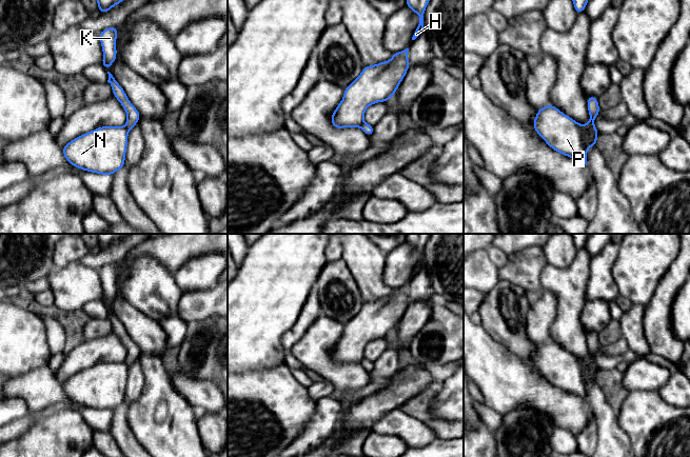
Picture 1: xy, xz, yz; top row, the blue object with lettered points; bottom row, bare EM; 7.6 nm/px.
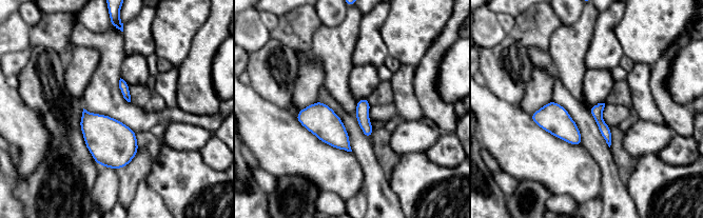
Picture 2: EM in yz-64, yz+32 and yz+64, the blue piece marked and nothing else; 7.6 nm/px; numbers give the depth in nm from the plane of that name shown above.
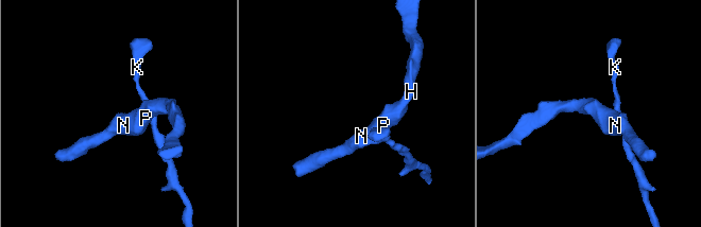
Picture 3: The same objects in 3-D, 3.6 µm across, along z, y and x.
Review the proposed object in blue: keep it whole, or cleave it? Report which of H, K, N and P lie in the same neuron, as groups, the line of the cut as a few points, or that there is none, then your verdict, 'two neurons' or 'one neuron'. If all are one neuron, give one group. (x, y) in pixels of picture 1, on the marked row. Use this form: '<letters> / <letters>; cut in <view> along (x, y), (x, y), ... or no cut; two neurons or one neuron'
H N P / K; cut in yz along (585, 124), (596, 137); two neurons

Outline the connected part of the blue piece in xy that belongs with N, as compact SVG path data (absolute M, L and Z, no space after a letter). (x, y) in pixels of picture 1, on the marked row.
M99 126L71 140L61 151L71 165L111 176L124 167L127 136L125 126Z

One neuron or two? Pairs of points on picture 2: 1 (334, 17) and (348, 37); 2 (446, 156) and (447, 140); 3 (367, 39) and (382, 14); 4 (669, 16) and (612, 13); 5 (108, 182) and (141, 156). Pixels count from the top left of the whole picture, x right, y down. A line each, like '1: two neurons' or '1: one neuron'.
1: two neurons
2: one neuron
3: one neuron
4: two neurons
5: two neurons

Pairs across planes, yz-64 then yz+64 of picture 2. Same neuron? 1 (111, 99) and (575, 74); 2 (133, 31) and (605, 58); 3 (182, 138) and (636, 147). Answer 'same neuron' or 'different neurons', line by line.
1: same neuron
2: same neuron
3: same neuron

